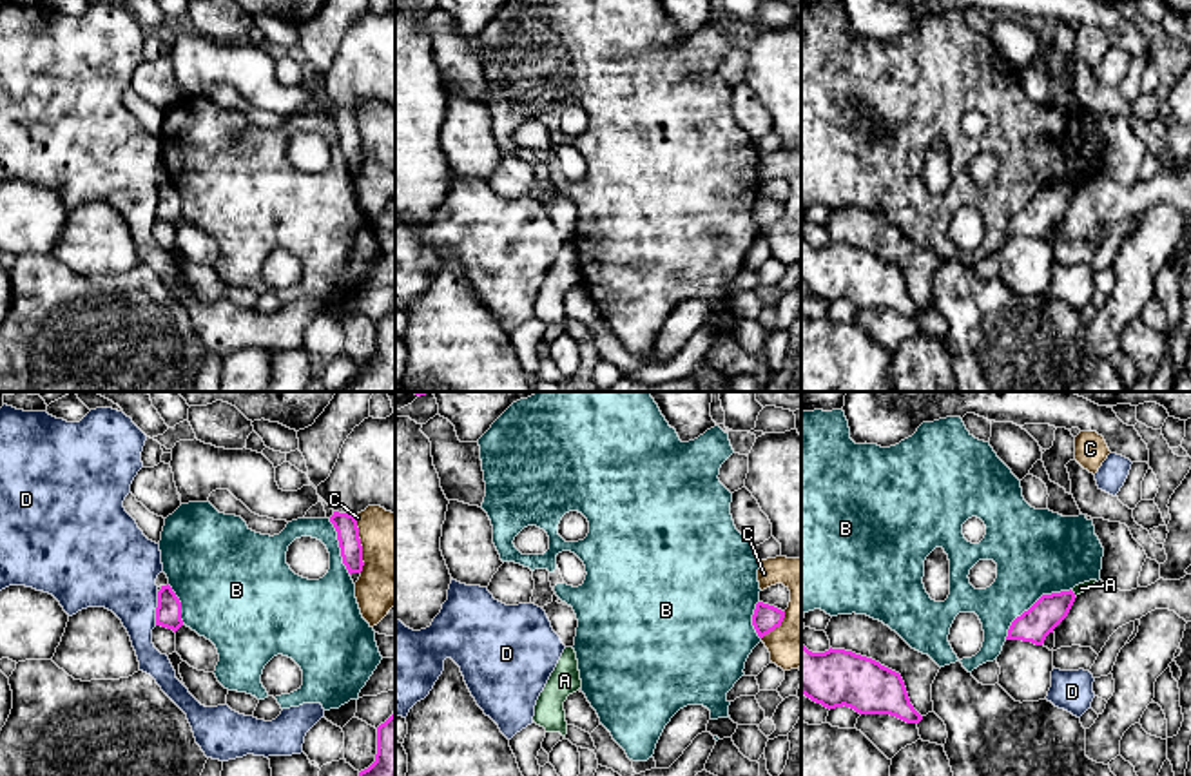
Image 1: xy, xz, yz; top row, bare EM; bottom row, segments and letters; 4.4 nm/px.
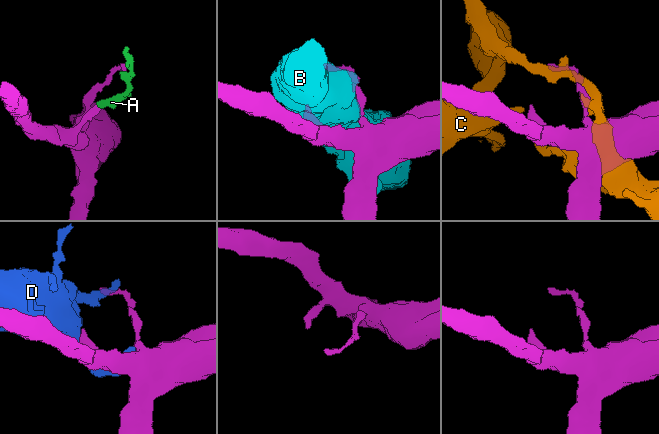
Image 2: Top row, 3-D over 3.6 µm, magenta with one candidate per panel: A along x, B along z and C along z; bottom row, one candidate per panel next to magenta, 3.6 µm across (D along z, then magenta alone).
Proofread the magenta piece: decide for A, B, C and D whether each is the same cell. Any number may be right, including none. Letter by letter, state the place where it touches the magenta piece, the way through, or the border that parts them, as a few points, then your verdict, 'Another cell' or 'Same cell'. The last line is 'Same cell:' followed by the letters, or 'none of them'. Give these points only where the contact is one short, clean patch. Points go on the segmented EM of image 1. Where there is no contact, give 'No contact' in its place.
A: Touches magenta at yz (1074, 595). Path across: yz (1048, 611), (1074, 595), (1081, 588). Same cell
B: Touches magenta at yz (1036, 602). Another cell
C: Touches magenta at xy (359, 544). Another cell
D: Touches magenta at xy (156, 608). Another cell
Same cell: A

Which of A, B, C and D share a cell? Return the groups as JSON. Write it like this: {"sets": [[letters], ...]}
{"sets": [["A"], ["B"], ["C"], ["D"]]}

